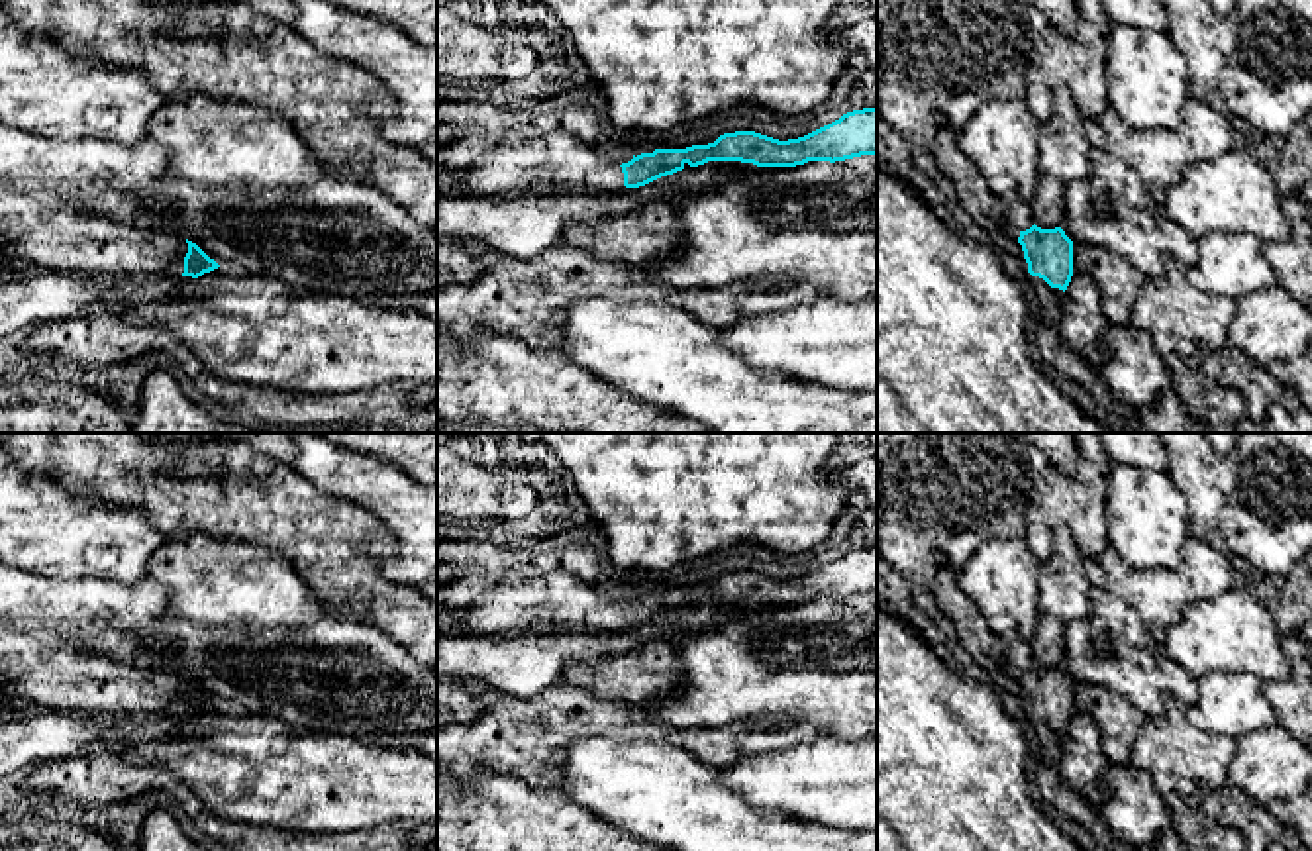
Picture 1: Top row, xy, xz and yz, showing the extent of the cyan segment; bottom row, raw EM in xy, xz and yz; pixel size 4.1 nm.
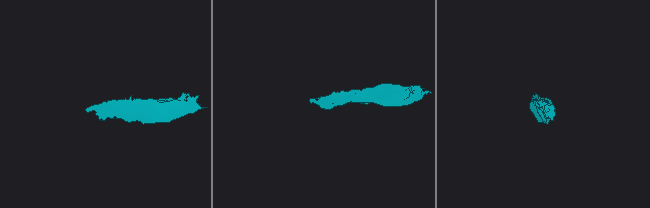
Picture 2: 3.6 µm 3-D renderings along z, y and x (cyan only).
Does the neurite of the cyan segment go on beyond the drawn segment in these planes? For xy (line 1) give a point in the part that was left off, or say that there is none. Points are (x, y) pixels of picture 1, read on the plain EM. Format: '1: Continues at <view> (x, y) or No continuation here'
1: No continuation here

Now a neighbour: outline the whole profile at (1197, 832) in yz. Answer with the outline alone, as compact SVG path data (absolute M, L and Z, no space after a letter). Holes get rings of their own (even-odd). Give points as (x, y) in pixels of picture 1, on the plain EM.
M1175 792L1165 794L1163 802L1186 851L1247 851L1241 831L1218 826L1200 808L1188 806Z

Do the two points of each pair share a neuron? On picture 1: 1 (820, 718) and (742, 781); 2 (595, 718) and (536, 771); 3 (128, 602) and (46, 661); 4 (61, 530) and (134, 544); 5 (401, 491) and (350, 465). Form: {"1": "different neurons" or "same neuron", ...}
{"1": "different neurons", "2": "same neuron", "3": "different neurons", "4": "same neuron", "5": "same neuron"}

